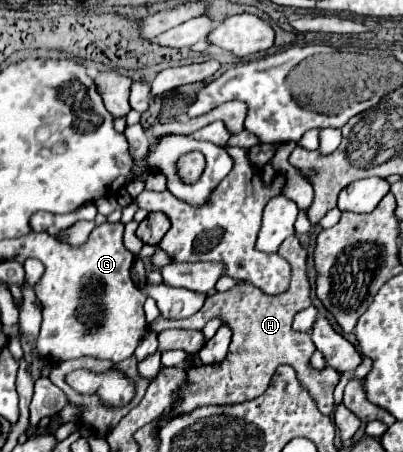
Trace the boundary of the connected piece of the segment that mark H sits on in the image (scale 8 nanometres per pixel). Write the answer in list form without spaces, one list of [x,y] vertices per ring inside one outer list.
[[[290,236],[284,244],[280,244],[278,254],[290,264],[292,278],[288,284],[288,290],[276,298],[266,296],[252,284],[236,284],[228,292],[216,292],[206,298],[200,312],[186,320],[164,320],[162,316],[150,324],[154,332],[162,332],[166,328],[196,328],[202,330],[206,320],[220,316],[224,324],[232,328],[232,342],[228,348],[226,358],[220,364],[210,366],[192,366],[186,370],[186,380],[176,392],[176,402],[172,404],[170,412],[162,418],[162,422],[168,422],[172,416],[188,414],[200,406],[208,404],[240,404],[246,400],[252,400],[260,396],[276,372],[278,364],[290,364],[296,370],[296,376],[302,380],[304,388],[310,392],[312,400],[316,402],[318,410],[322,414],[332,414],[332,392],[336,384],[340,382],[340,372],[332,370],[330,366],[324,370],[312,370],[310,368],[310,356],[314,352],[314,344],[310,340],[310,334],[300,334],[292,330],[292,318],[298,310],[308,308],[310,302],[310,282],[306,274],[306,250],[300,246],[296,236]]]

